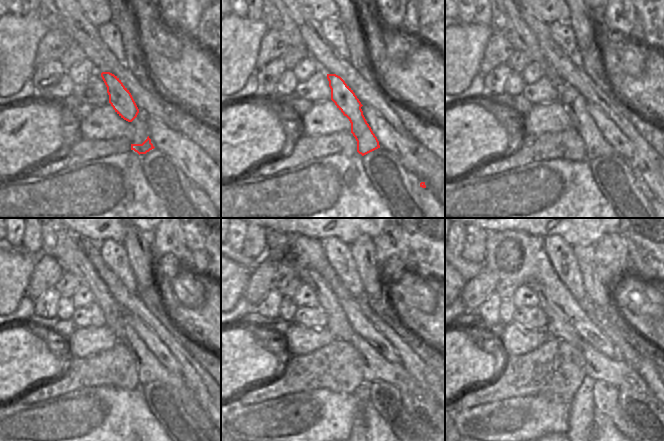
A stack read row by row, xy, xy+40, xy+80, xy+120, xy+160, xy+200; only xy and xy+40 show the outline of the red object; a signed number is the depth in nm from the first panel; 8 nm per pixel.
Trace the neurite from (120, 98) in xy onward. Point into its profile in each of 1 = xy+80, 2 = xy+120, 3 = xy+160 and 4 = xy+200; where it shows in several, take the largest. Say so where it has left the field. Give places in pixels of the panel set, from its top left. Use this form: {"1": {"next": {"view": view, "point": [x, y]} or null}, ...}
{"1": {"next": {"view": "xy+80", "point": [575, 105]}}, "2": {"next": {"view": "xy+120", "point": [148, 369]}}, "3": {"next": {"view": "xy+160", "point": [422, 406]}}, "4": {"next": {"view": "xy+200", "point": [640, 407]}}}

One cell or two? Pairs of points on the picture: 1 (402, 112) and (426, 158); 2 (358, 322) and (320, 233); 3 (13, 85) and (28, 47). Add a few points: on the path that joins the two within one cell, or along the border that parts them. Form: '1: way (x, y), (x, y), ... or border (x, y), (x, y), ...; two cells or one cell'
1: border (410, 137), (424, 145), (434, 154); two cells
2: border (297, 233), (320, 240); two cells
3: way (13, 76), (14, 61), (19, 56); one cell

